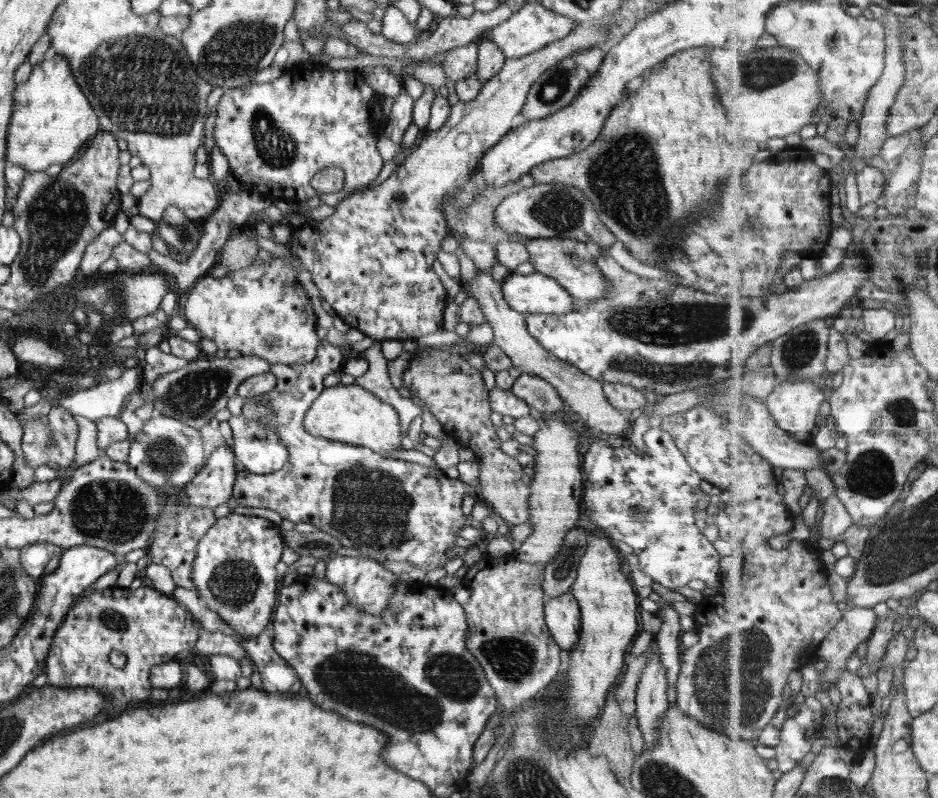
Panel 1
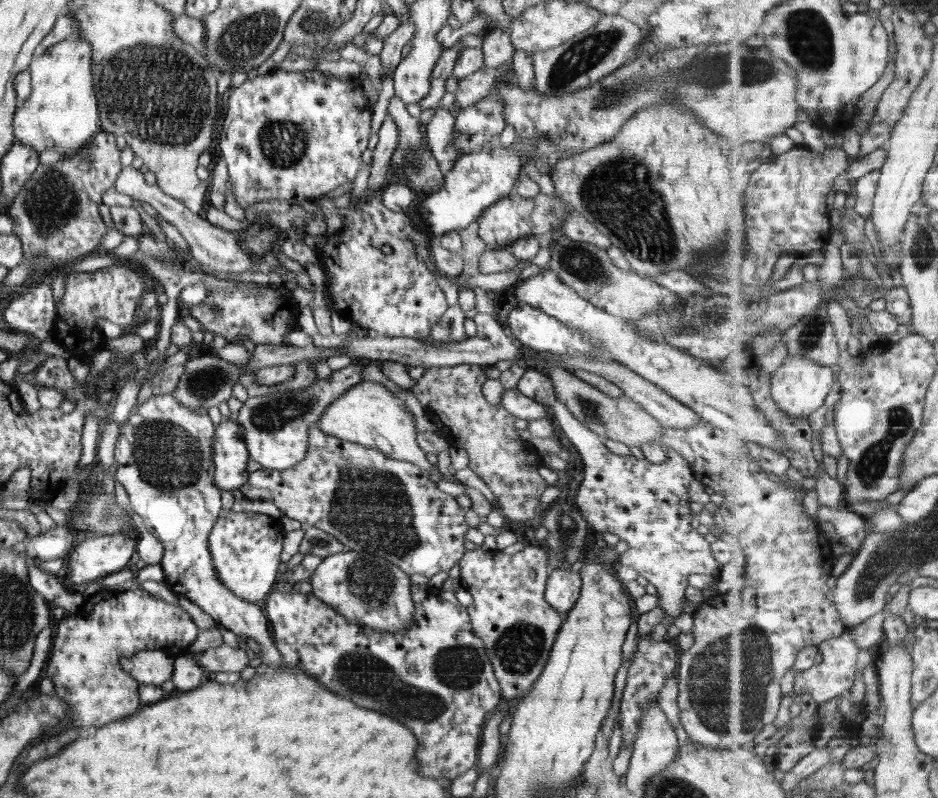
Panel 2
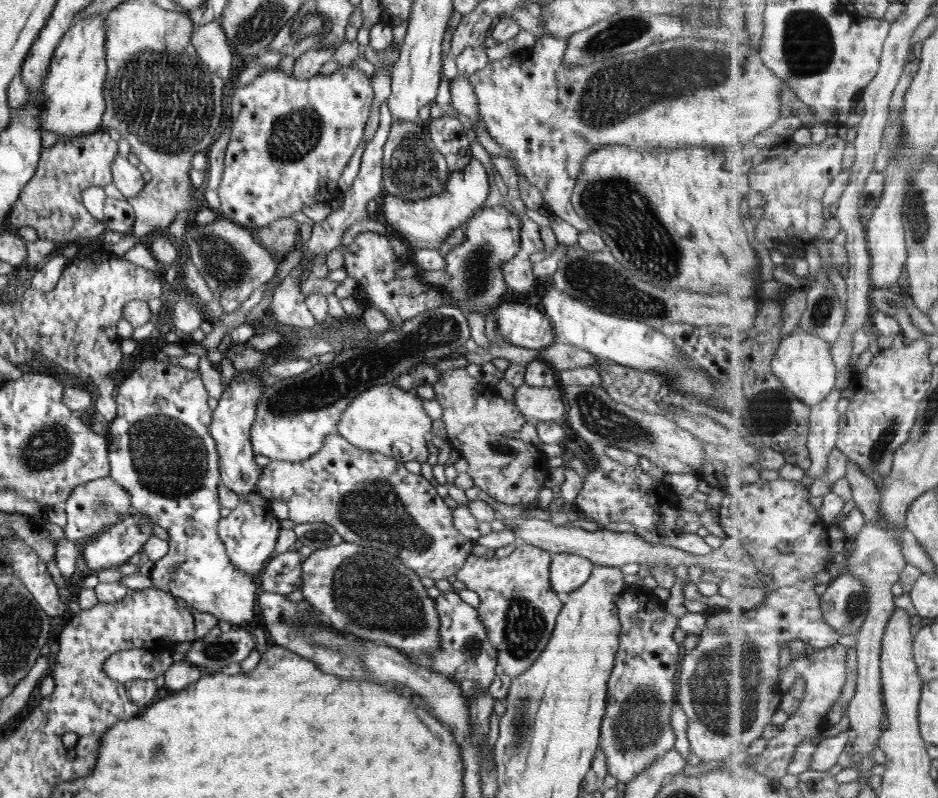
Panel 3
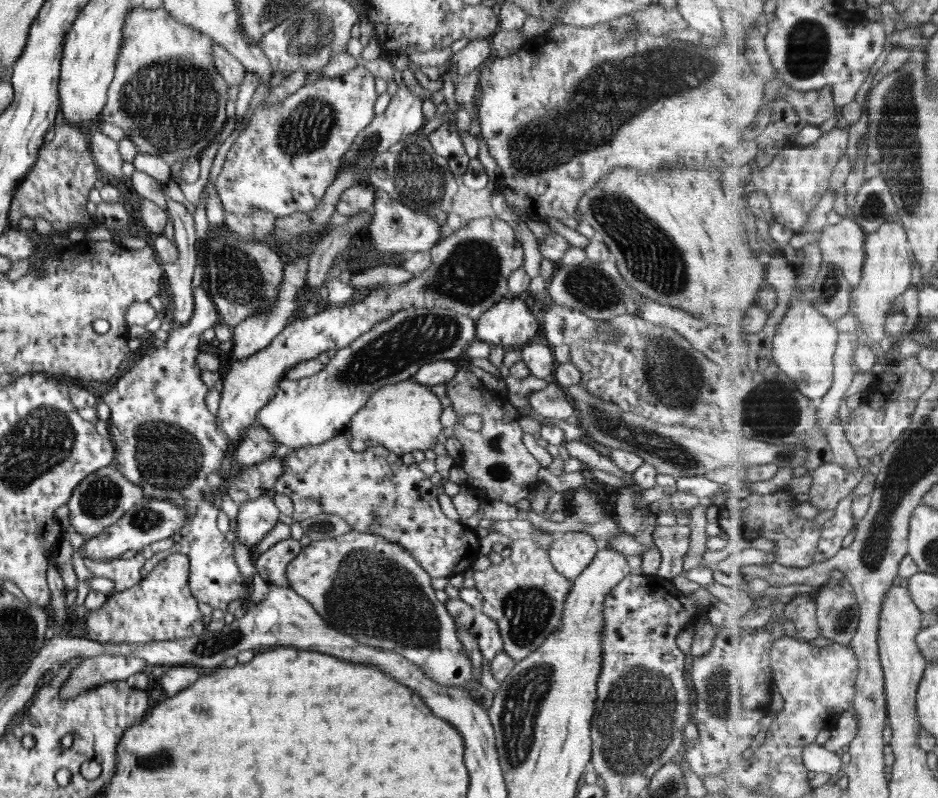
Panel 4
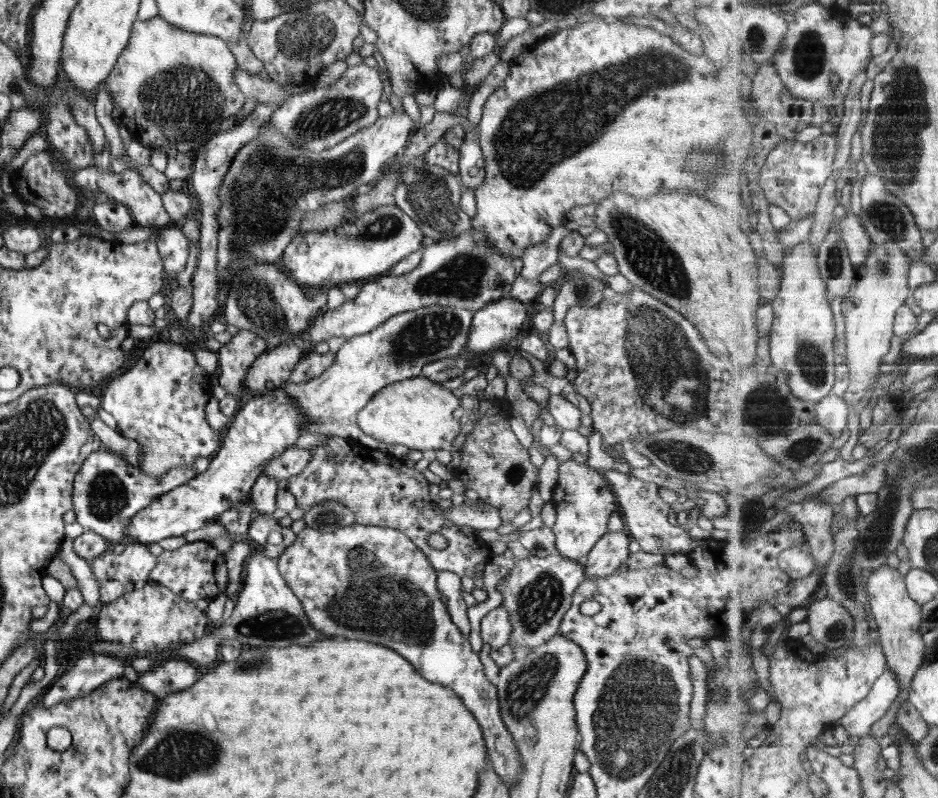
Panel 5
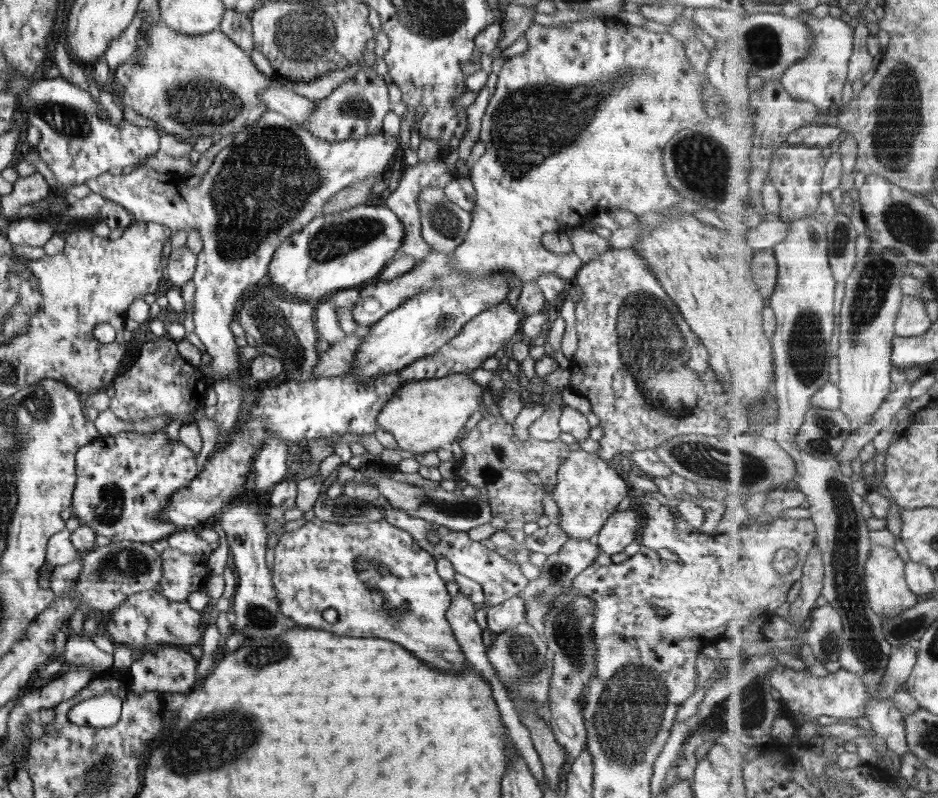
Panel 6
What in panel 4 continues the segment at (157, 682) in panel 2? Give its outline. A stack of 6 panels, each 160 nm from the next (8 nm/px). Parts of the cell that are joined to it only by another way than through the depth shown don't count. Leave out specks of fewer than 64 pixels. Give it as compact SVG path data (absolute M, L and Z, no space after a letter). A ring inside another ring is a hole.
M102 654L85 657L69 674L60 687L59 695L62 699L74 698L81 692L114 682L126 680L136 672L144 672L150 668L145 660L135 656L117 654Z

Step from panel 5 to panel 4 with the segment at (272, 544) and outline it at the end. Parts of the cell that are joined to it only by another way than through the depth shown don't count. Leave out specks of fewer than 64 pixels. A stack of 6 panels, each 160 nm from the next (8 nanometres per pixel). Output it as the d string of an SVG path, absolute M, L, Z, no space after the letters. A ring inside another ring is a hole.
M292 537L278 542L276 546L272 546L254 560L258 576L266 583L290 587L286 578L286 569L288 563L294 560L302 549L300 542Z

